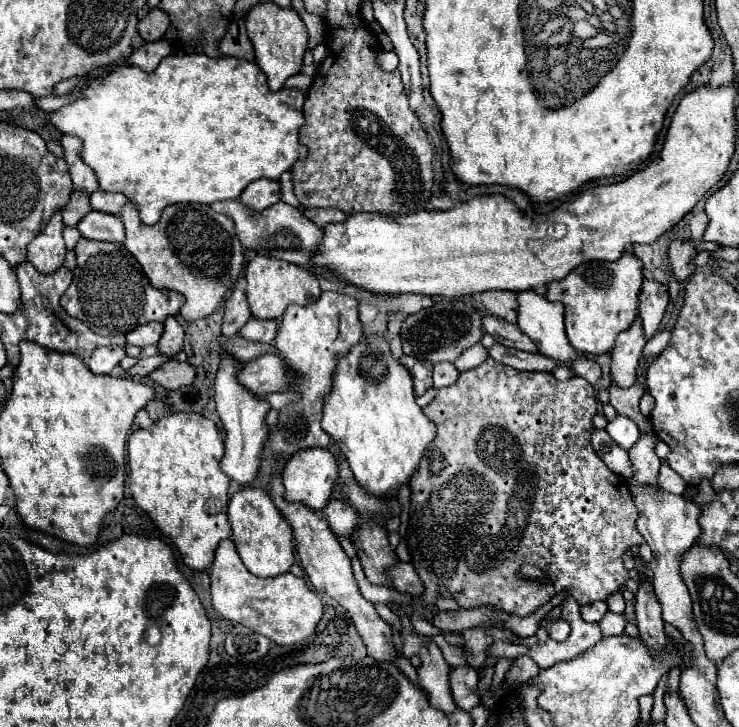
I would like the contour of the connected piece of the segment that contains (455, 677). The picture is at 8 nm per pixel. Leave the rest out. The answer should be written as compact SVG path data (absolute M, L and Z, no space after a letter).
M459 665L451 671L451 691L459 709L471 711L475 705L481 703L477 683L479 683L479 675L469 665Z

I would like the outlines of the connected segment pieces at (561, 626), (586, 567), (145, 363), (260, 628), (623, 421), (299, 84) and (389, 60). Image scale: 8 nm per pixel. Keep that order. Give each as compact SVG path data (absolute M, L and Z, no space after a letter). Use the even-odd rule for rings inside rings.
M543 619L541 621L541 627L545 627L547 629L547 633L549 633L549 637L553 639L553 641L565 641L567 637L569 637L569 633L571 633L571 627L569 627L569 623L567 621L553 621L553 619Z
M485 359L479 367L463 371L457 379L455 385L451 387L441 387L435 395L435 399L423 407L423 413L435 423L437 435L433 443L425 449L425 455L421 457L419 469L415 475L409 479L409 489L411 489L411 507L409 507L409 527L405 533L405 541L411 553L411 563L421 577L421 583L425 585L425 593L421 595L423 601L435 603L435 599L449 597L455 599L459 605L465 609L489 605L493 609L525 617L543 603L547 603L555 593L567 591L579 605L589 605L595 601L605 601L609 595L617 593L621 585L629 579L629 571L623 567L623 553L627 547L639 547L643 543L641 533L635 527L637 521L637 507L633 503L629 485L627 481L613 471L597 457L595 449L591 447L591 431L593 431L593 415L597 413L597 401L595 401L595 391L591 383L587 383L581 377L571 377L567 381L557 381L551 373L525 373L517 371L513 367L505 367L503 363L497 363L493 359ZM489 461L501 461L499 469L495 469ZM533 563L541 567L547 573L547 583L535 583L535 581L525 581L517 579L515 573L519 571L521 565Z
M153 355L153 357L147 357L147 359L139 359L131 369L127 369L127 375L141 375L141 377L145 377L145 375L149 375L151 371L155 371L157 367L161 367L165 361L169 361L167 357L163 357L163 355Z
M225 539L215 551L211 565L211 599L213 607L231 623L245 625L265 635L277 645L293 645L309 637L323 617L323 603L301 577L283 573L271 579L259 579L245 569L233 541Z
M617 415L617 419L607 425L607 433L625 451L629 451L637 443L637 439L639 439L637 425L629 417L623 417L623 415Z
M298 73L293 77L290 77L285 82L285 87L287 88L297 88L304 91L308 91L313 84L314 78L303 73Z
M379 49L377 51L377 65L383 69L383 71L395 71L397 69L397 55L393 53L393 51L383 51L383 49Z

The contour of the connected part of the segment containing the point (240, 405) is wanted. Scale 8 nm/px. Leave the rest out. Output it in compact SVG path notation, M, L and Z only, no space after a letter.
M223 357L221 367L215 379L215 401L217 401L217 413L225 425L225 457L221 459L221 469L231 477L231 481L245 485L251 483L259 469L259 455L263 449L263 443L267 439L267 423L265 415L269 411L269 403L255 399L253 393L249 393L243 385L237 381L237 371L241 363L233 357Z

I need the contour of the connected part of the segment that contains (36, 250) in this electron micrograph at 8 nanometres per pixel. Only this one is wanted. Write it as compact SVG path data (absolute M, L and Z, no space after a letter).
M57 211L43 231L29 243L29 261L33 267L45 275L57 271L65 261L65 243L63 243L63 219Z

